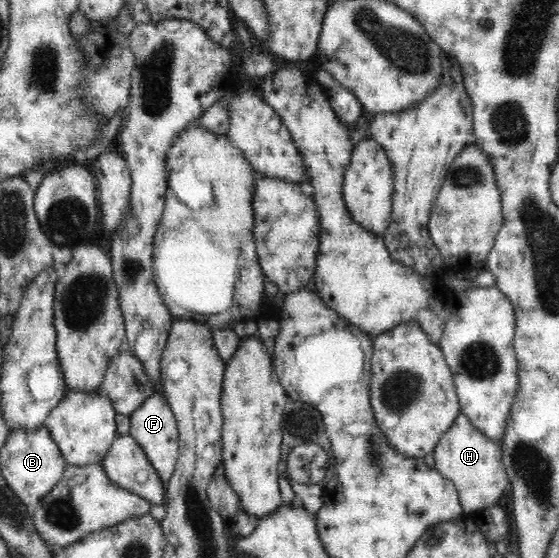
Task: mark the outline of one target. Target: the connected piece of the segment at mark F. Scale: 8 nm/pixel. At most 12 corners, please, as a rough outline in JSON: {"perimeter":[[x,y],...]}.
{"perimeter":[[162,392],[129,415],[129,435],[166,485],[178,422]]}

